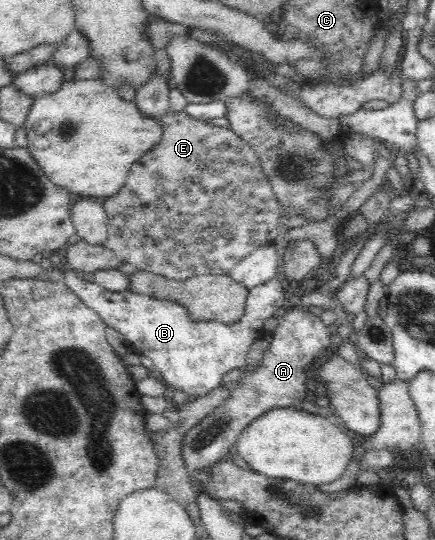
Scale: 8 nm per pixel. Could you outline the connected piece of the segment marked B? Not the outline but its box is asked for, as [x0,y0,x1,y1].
[62,242,285,400]

